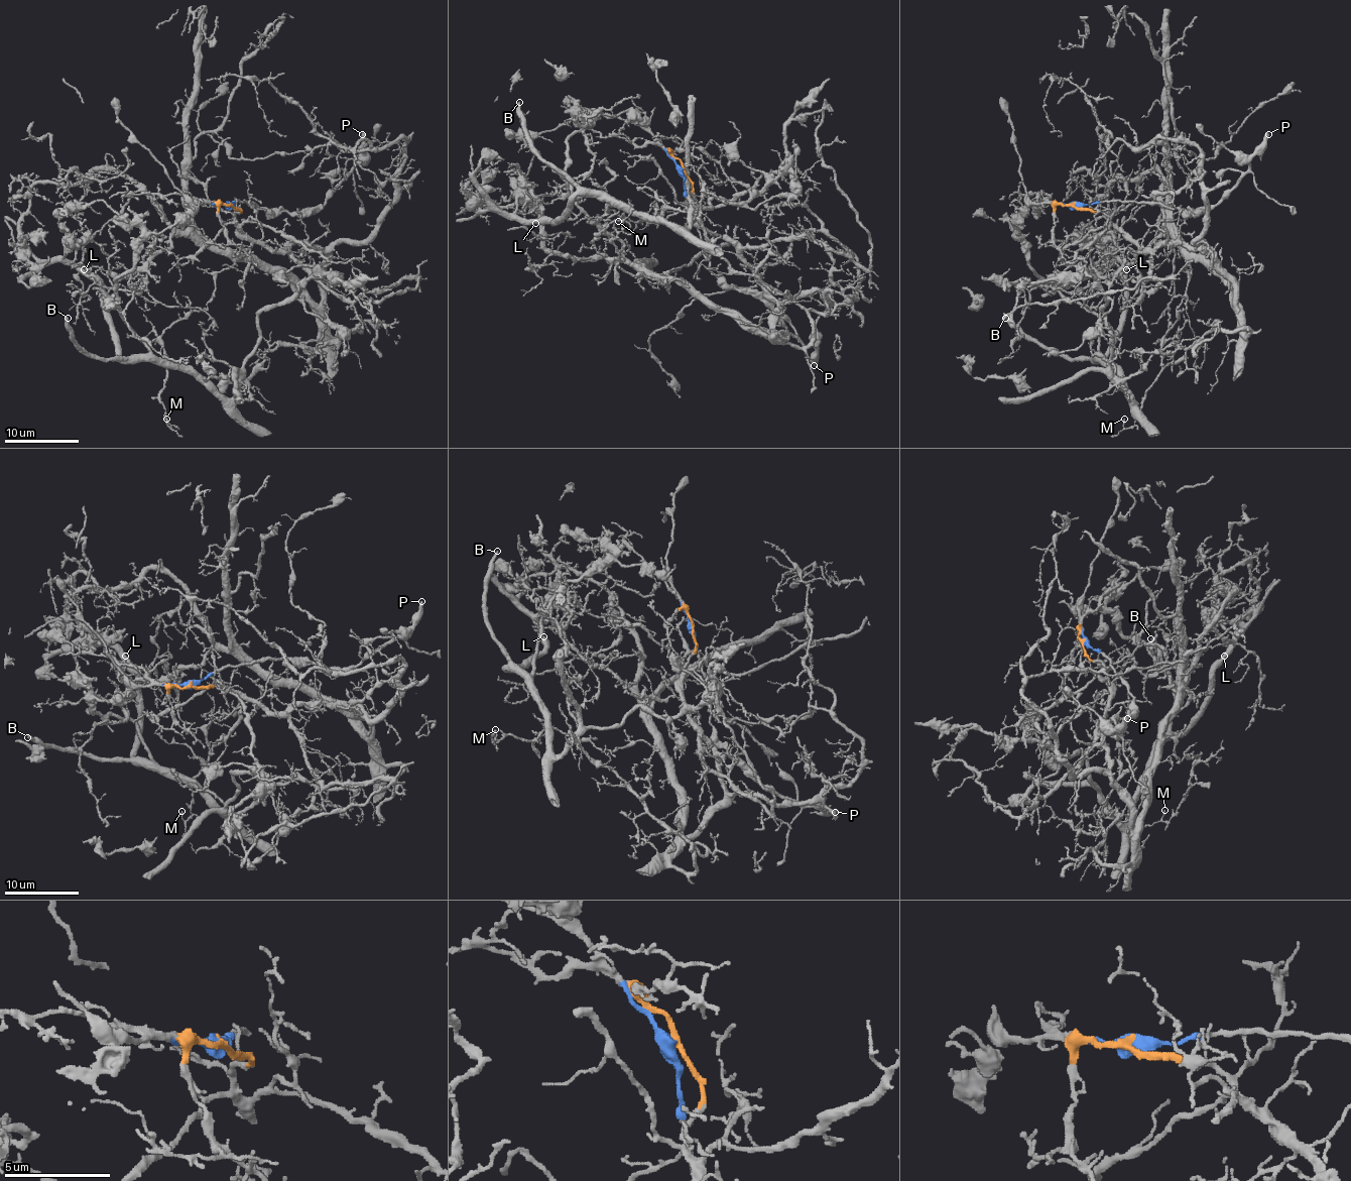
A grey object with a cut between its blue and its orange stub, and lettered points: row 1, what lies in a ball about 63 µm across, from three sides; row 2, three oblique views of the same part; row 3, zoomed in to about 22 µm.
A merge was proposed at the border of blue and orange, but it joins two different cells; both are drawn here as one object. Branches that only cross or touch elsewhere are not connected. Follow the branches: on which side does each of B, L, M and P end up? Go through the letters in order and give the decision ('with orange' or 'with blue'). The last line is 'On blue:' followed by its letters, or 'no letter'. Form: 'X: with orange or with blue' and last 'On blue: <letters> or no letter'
B: with orange
L: with orange
M: with orange
P: with blue
On blue: P

